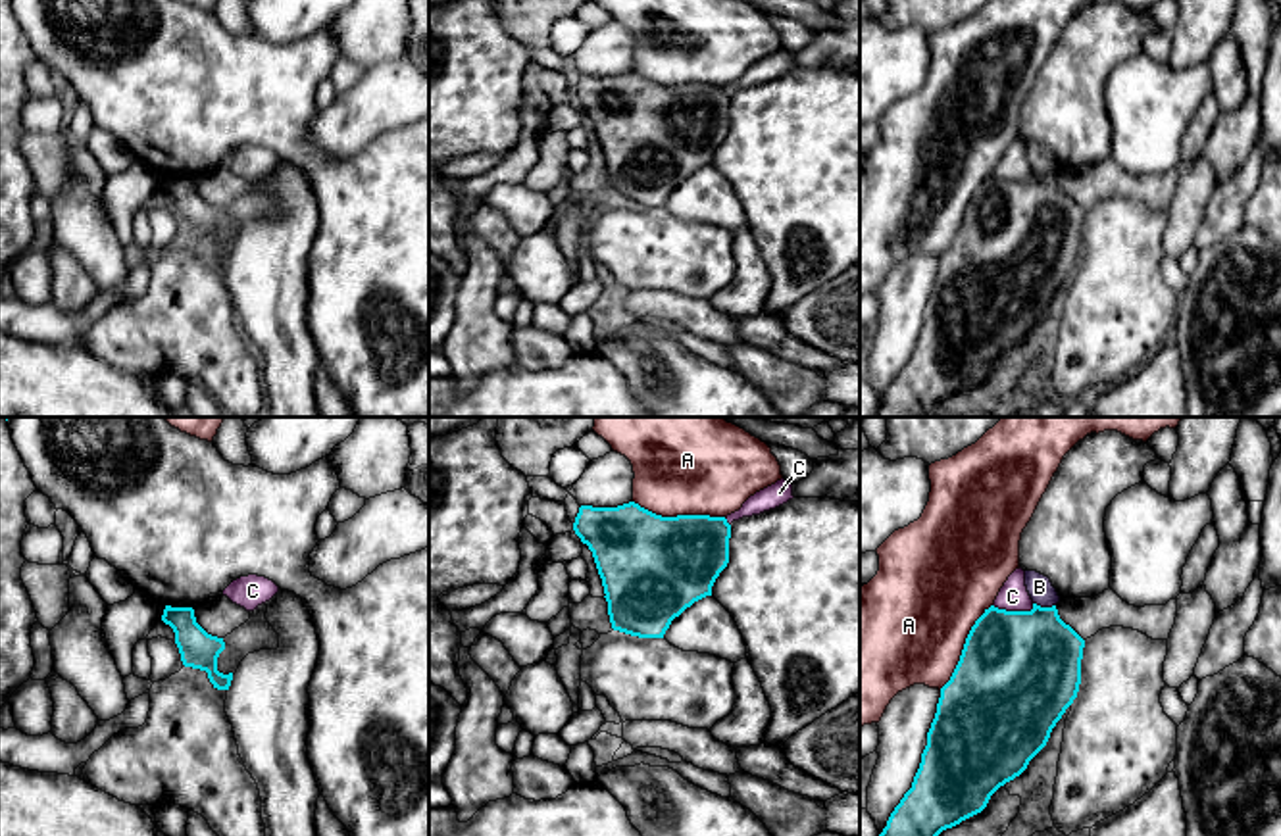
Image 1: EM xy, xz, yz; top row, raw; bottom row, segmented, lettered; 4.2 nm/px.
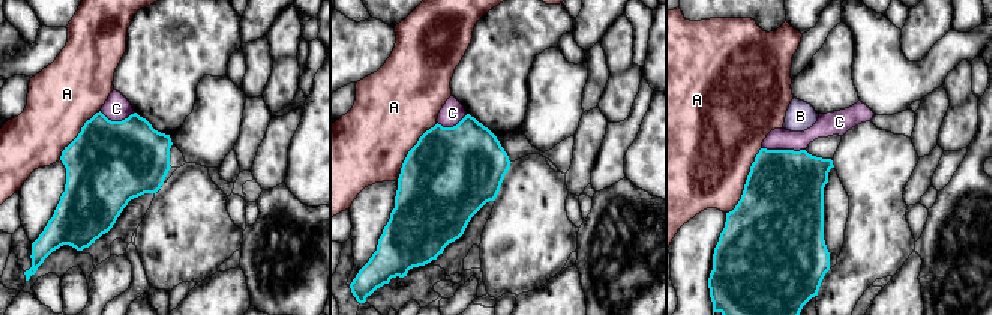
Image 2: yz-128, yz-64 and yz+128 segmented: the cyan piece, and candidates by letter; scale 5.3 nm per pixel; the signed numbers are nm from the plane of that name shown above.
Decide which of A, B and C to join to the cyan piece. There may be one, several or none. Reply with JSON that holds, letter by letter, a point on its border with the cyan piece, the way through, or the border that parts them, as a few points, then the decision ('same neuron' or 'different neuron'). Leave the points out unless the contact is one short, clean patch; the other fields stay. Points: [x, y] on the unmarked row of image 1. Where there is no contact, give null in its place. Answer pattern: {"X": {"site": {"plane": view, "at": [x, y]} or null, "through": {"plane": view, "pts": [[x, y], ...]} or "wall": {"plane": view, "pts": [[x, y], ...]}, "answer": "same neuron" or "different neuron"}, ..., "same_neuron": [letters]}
{"A": {"site": {"plane": "xz", "at": [679, 85]}, "answer": "different neuron"}, "B": {"site": {"plane": "yz", "at": [1045, 177]}, "through": {"plane": "yz", "pts": [[1024, 233], [1037, 216], [1045, 177], [1045, 166], [1039, 156]]}, "answer": "same neuron"}, "C": {"site": {"plane": "yz", "at": [1014, 181]}, "answer": "different neuron"}, "same_neuron": ["B"]}

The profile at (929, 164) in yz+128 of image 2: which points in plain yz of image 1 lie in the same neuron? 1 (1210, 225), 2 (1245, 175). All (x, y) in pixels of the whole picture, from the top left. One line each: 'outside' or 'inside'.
1: outside
2: outside

